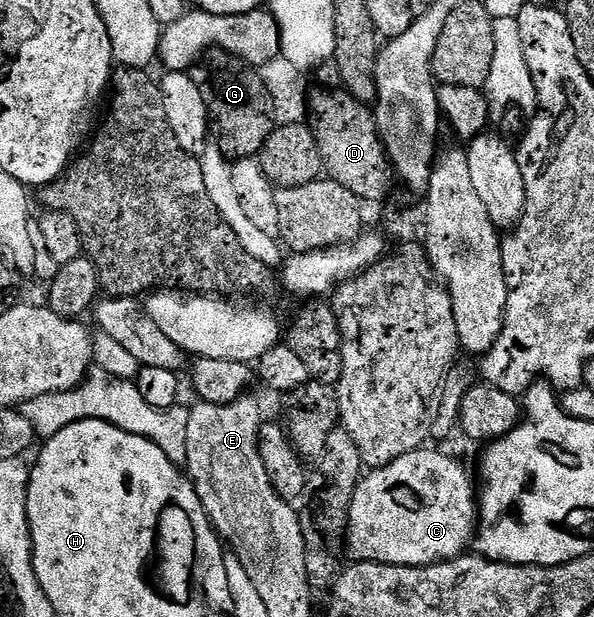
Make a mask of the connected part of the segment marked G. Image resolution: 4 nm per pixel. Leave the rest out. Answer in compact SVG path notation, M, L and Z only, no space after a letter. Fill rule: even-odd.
M212 52L190 70L208 109L208 124L221 152L229 160L256 158L272 134L274 109L257 71L242 59L225 52Z

